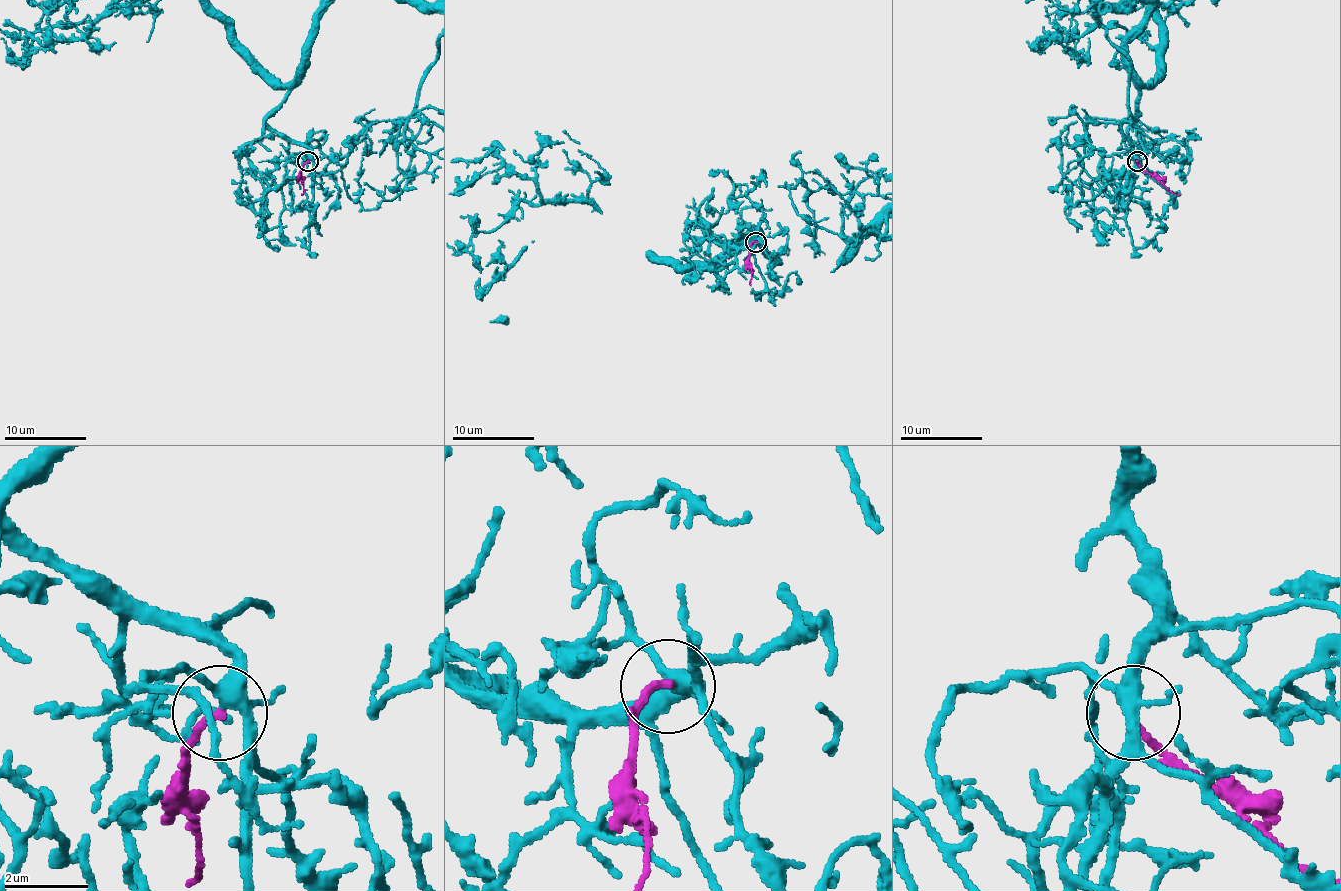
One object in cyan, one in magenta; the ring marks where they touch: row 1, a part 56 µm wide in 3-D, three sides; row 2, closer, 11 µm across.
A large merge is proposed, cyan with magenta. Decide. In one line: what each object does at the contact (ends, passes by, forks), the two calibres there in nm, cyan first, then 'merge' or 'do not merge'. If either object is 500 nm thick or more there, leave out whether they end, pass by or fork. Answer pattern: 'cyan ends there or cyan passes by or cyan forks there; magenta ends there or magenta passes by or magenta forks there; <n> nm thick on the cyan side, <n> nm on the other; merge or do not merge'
cyan forks there; magenta ends there; 320 nm thick on the cyan side, 180 nm on the other; merge

